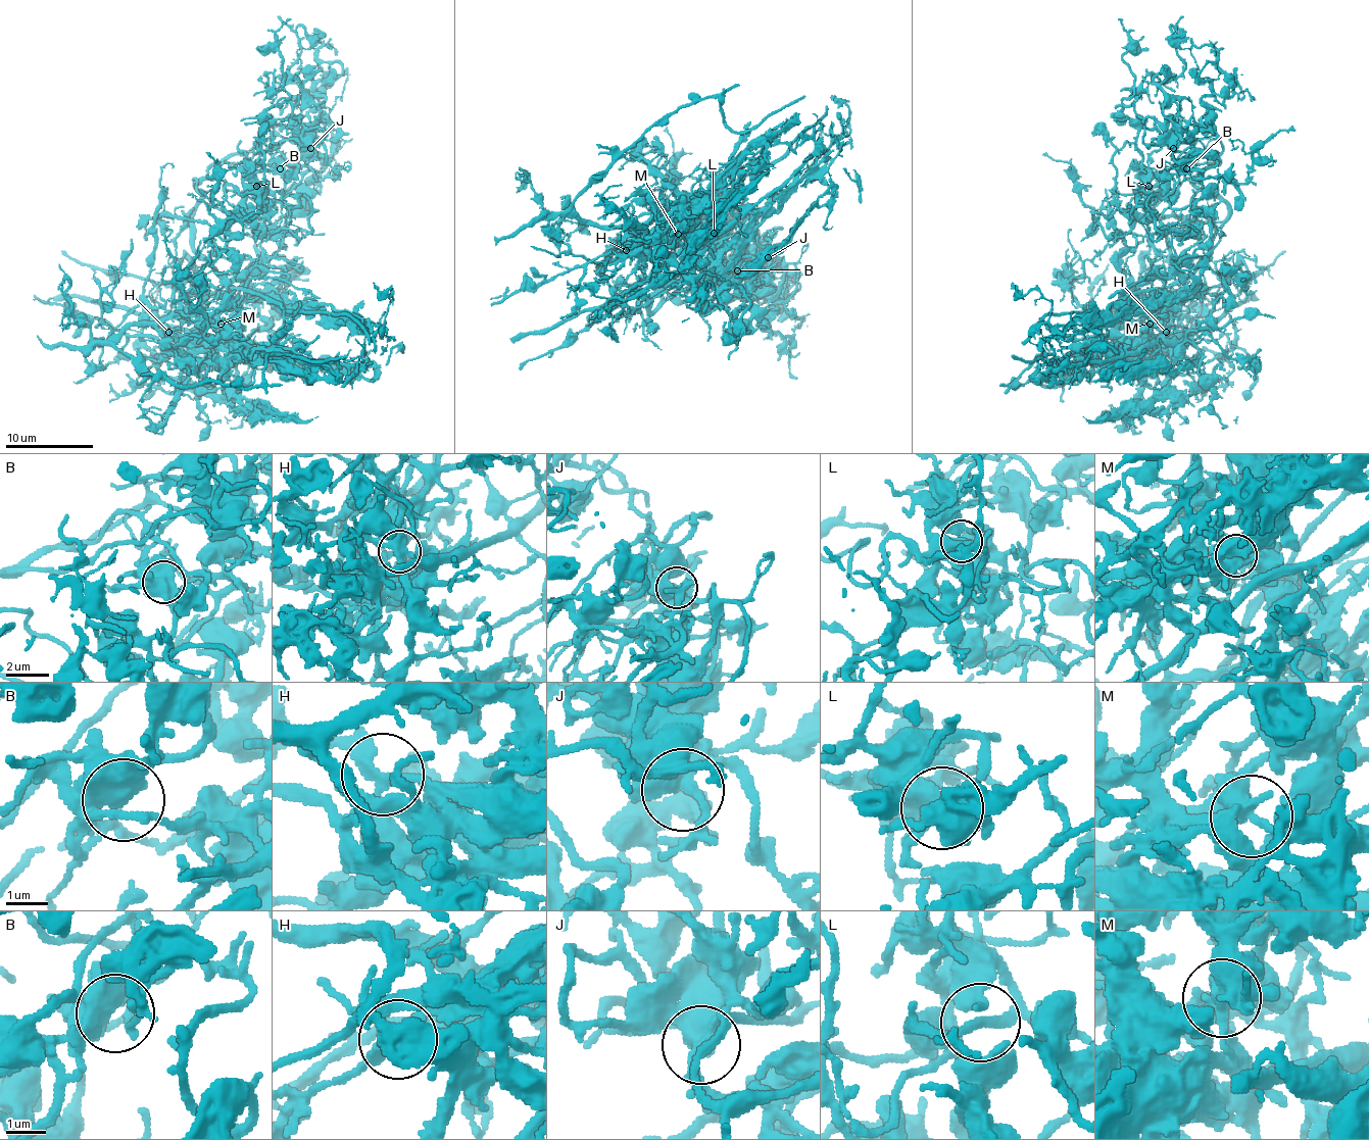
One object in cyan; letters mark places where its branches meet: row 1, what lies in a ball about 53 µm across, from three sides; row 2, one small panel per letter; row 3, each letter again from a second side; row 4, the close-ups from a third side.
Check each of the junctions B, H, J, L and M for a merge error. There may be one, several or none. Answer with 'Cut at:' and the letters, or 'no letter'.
Cut at: H, L, M

